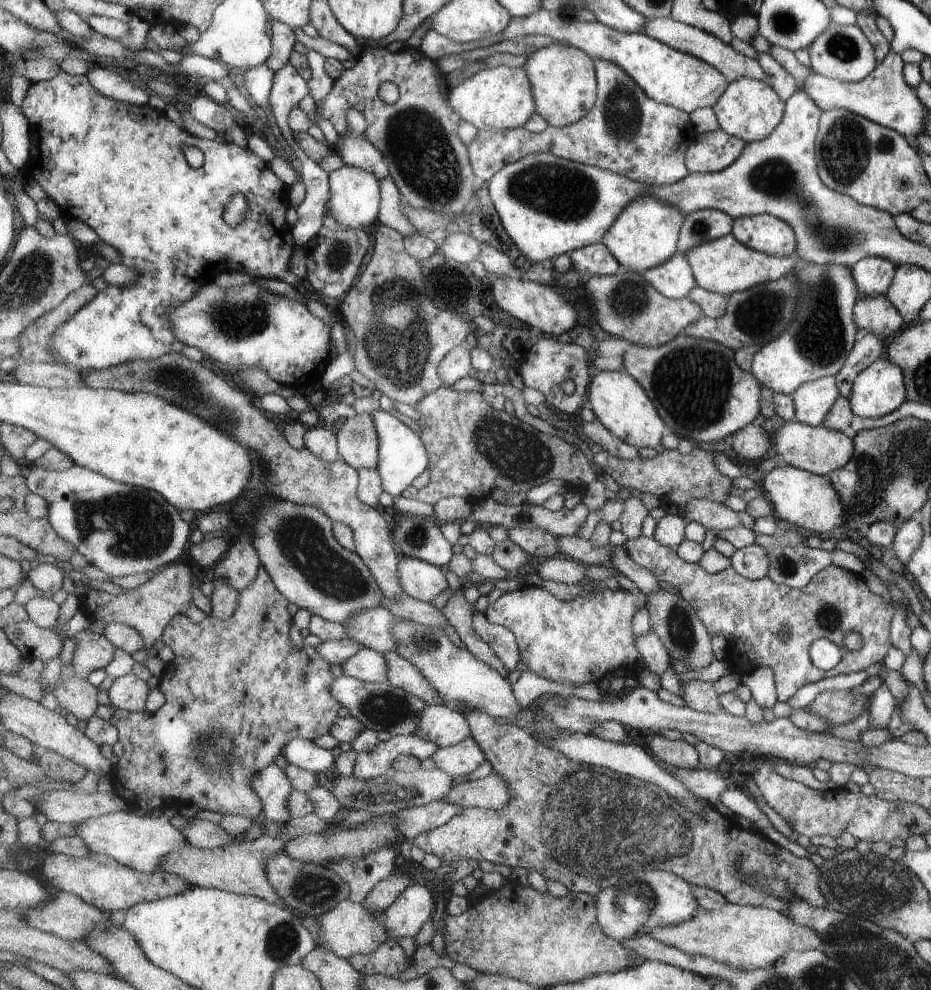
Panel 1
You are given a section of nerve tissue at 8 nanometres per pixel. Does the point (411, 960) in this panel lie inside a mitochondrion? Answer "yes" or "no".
no

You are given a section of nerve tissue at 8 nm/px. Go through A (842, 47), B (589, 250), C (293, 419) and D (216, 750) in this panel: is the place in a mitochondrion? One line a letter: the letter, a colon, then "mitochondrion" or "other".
A: mitochondrion
B: other
C: other
D: mitochondrion

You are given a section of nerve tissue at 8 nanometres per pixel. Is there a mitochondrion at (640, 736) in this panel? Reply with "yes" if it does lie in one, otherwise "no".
no

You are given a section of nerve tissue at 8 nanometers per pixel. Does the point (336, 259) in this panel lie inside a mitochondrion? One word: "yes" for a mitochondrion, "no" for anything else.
yes

